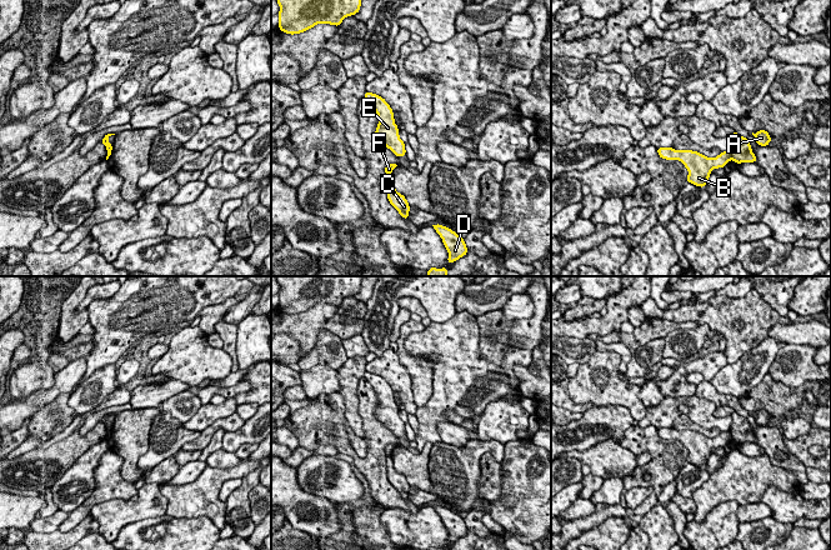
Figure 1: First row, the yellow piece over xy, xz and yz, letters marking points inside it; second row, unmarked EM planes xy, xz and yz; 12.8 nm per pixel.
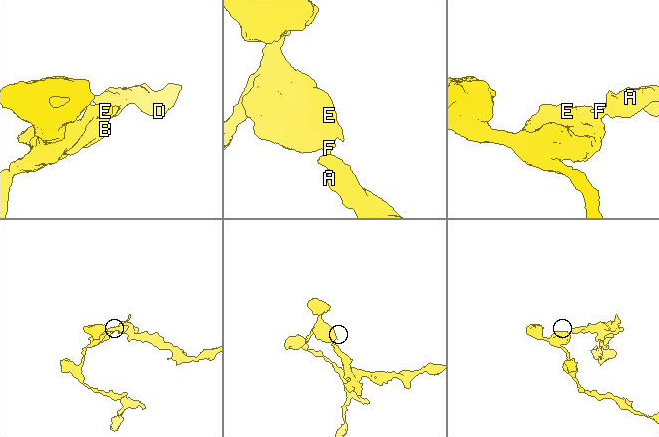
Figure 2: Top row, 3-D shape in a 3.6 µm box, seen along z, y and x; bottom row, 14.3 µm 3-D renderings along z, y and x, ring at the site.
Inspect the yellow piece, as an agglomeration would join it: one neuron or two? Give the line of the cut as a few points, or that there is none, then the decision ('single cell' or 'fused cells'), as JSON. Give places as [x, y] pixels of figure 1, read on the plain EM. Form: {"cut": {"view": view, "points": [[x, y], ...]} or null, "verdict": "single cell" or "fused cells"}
{"cut": {"view": "yz", "points": [[729, 431], [732, 438]]}, "verdict": "fused cells"}

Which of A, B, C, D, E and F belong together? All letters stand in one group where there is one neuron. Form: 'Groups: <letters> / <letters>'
Groups: A C D / B E F

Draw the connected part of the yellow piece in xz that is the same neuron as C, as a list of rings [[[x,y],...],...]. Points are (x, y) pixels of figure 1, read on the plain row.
[[[391,456],[386,458],[386,471],[389,482],[399,491],[402,499],[409,499],[410,485],[406,478],[394,468]]]

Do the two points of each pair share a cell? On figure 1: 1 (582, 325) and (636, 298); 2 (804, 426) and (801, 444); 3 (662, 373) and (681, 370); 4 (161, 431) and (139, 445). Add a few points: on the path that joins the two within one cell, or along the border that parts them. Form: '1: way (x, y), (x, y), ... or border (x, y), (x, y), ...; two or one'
1: way (596, 325), (604, 325), (622, 306); one
2: border (811, 426), (806, 434), (794, 439), (784, 436); two
3: border (677, 365), (667, 378), (657, 383), (664, 396); two
4: border (160, 411), (150, 429), (149, 449), (138, 466); two

